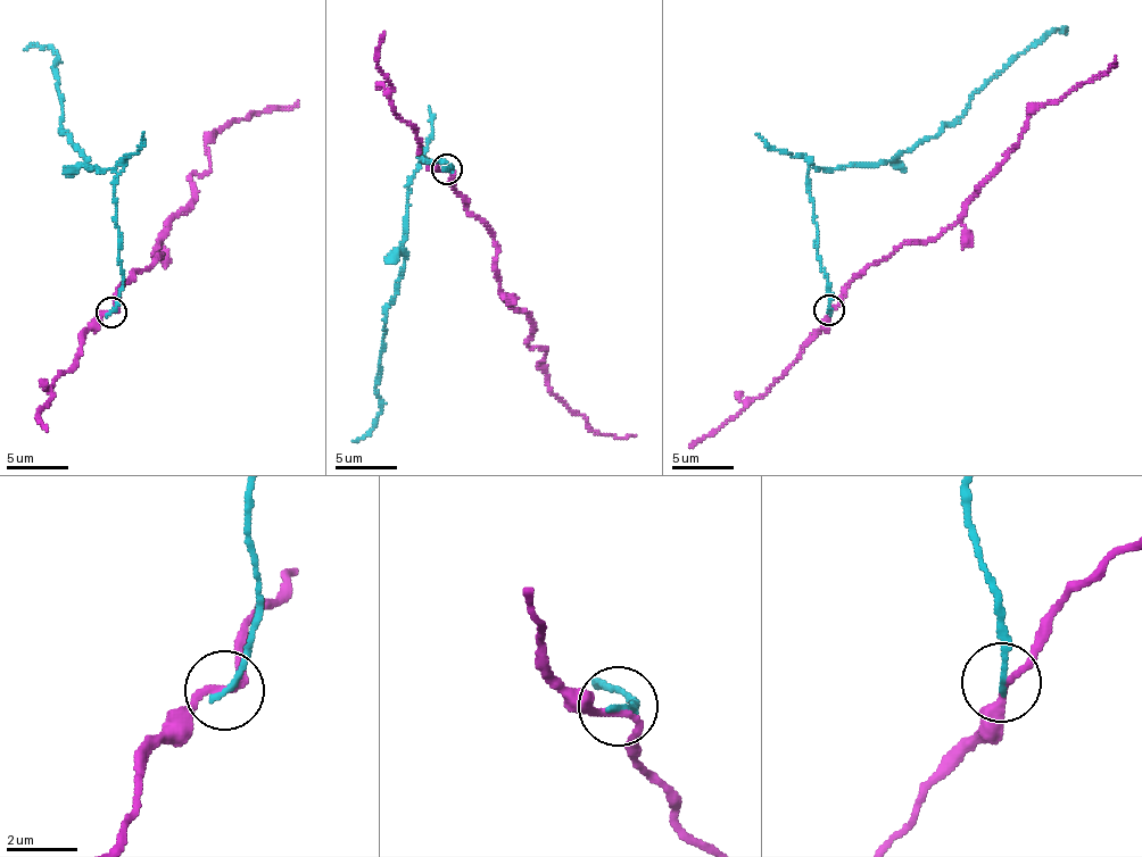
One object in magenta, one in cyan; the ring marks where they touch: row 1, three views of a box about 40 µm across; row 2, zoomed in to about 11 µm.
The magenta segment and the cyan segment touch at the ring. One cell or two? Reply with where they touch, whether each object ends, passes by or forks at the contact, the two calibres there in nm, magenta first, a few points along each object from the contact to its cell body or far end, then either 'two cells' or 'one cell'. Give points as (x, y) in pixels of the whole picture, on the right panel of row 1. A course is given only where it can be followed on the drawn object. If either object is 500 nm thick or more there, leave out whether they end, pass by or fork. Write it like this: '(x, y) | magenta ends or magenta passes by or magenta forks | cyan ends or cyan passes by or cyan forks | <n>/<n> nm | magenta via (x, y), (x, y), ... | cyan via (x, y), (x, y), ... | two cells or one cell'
(829, 310) | magenta passes by | cyan ends | 190/160 nm | magenta via (832, 309), (870, 264), (886, 260), (904, 243), (935, 241), (1015, 147), (1029, 116), (1116, 66), (1115, 56) | cyan via (828, 309), (809, 166), (895, 161), (951, 126), (969, 98), (1021, 53), (1058, 30), (1066, 34) | two cells

